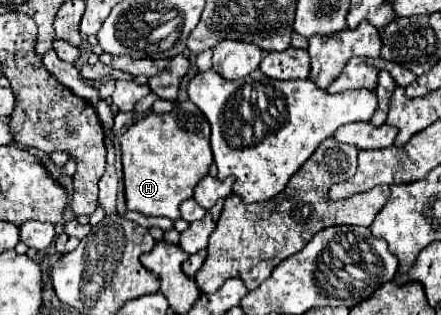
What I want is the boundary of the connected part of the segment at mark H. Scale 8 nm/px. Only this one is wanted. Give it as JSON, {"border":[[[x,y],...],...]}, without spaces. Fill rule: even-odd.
{"border":[[[192,101],[176,103],[176,109],[170,113],[150,113],[130,125],[126,133],[120,137],[122,147],[122,165],[124,165],[124,189],[126,189],[126,205],[132,211],[140,211],[152,217],[168,217],[178,219],[178,207],[182,201],[190,199],[196,183],[208,175],[212,165],[210,151],[210,125],[204,113]]]}

